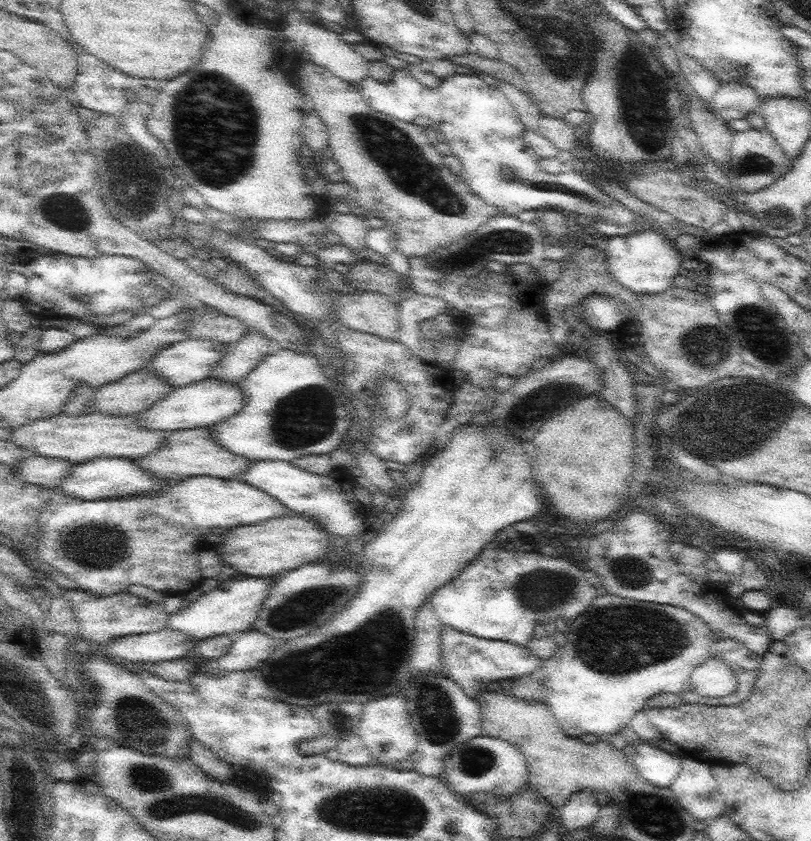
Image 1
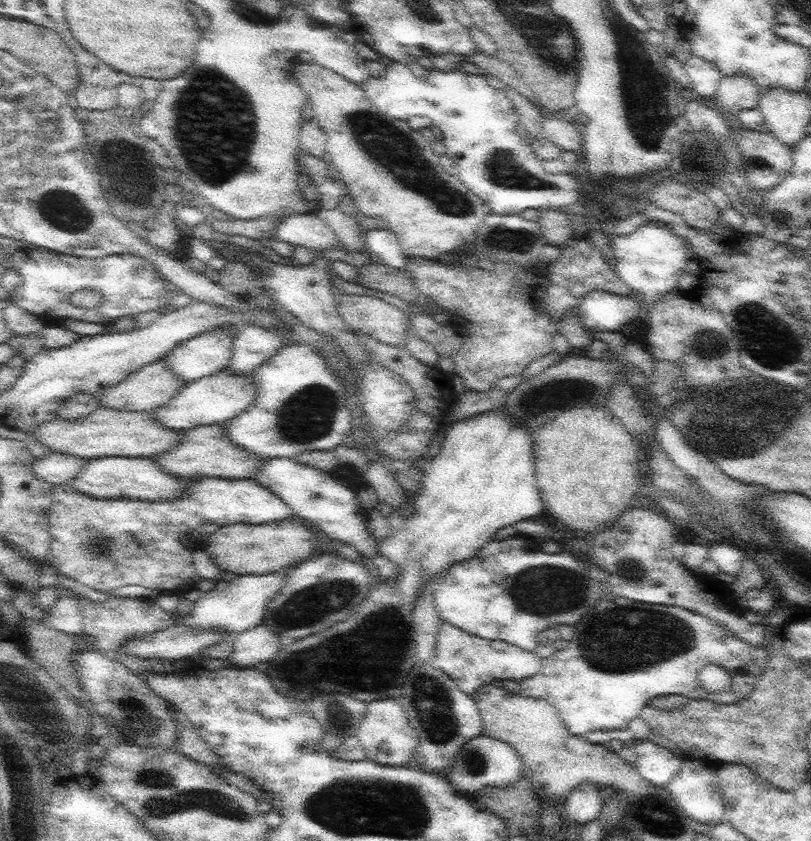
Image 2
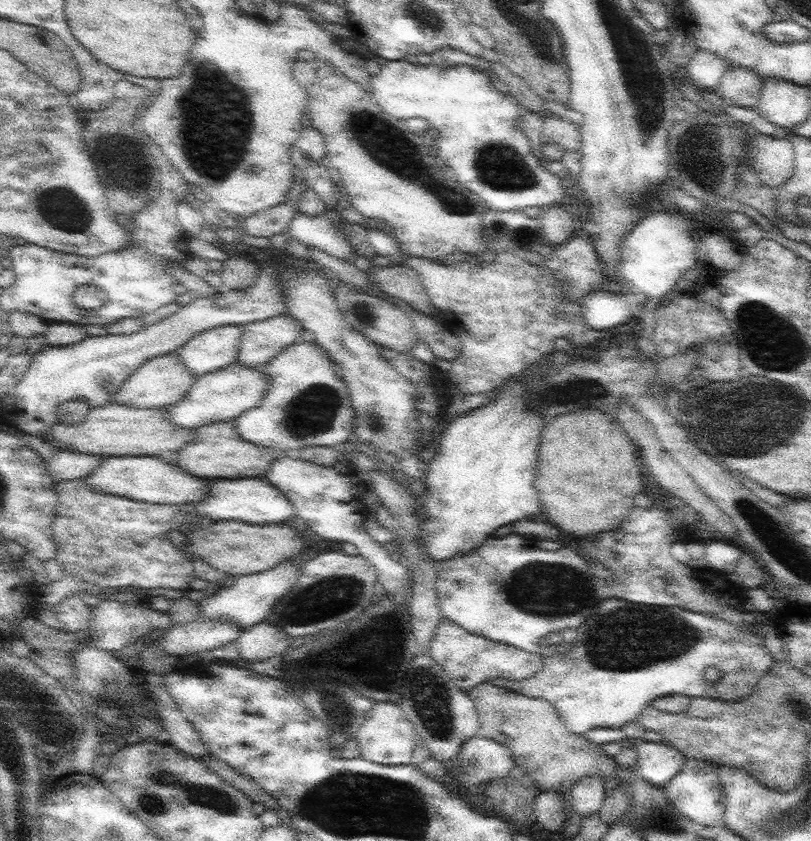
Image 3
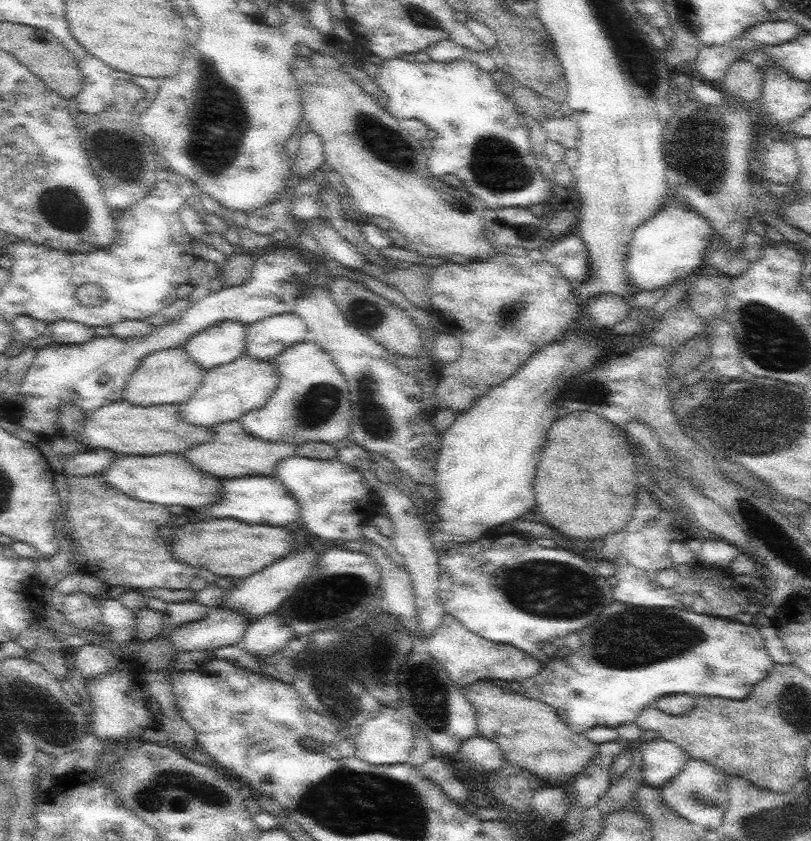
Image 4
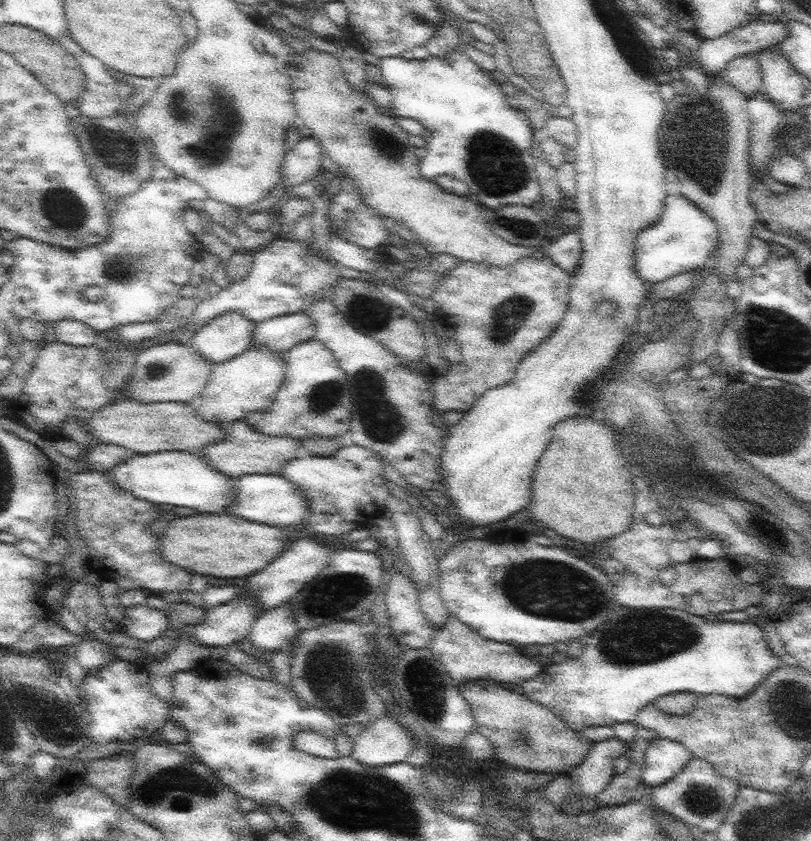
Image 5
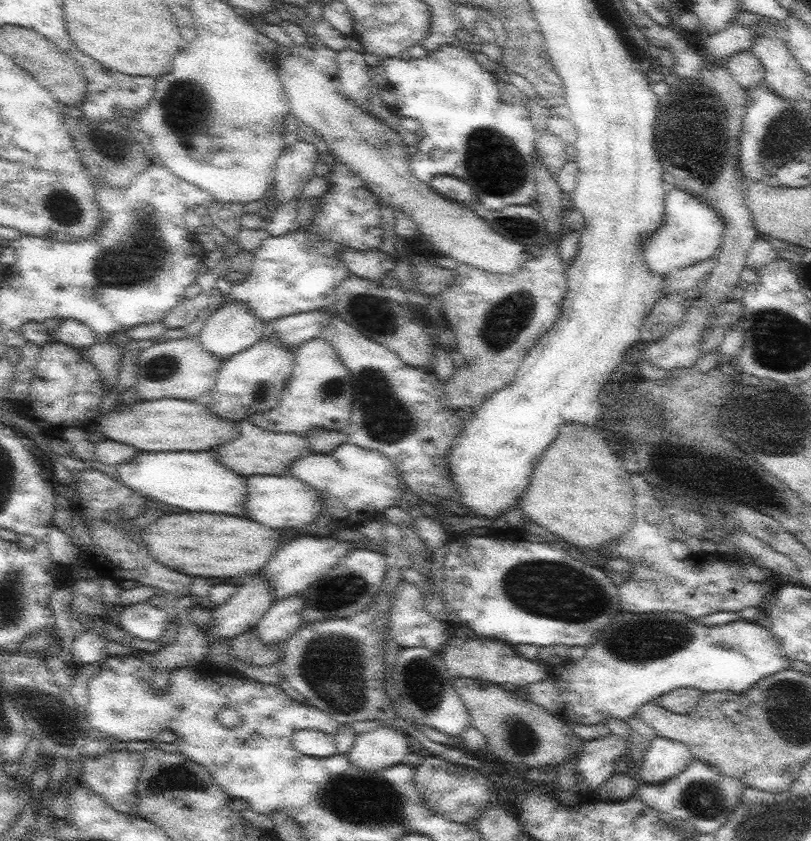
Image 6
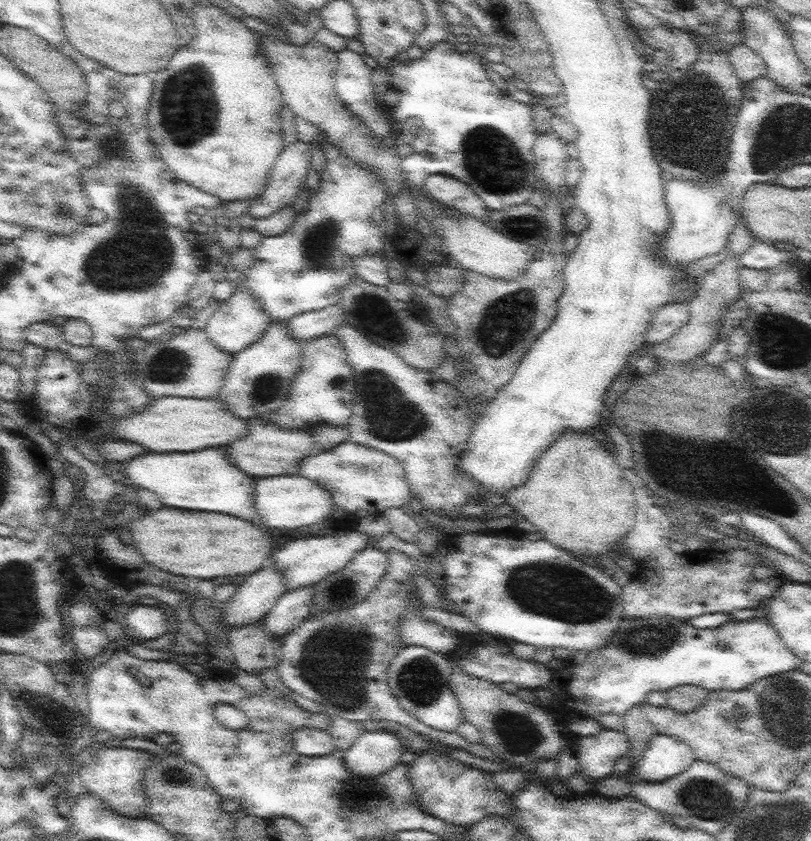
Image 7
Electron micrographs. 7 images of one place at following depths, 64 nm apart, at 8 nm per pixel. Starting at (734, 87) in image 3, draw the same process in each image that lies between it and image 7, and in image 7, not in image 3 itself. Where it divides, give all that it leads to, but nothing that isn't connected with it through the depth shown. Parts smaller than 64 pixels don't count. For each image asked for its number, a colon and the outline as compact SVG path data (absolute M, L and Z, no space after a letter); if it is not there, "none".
4: M735 60L729 66L725 78L717 84L717 90L735 100L741 100L751 108L751 104L755 104L761 98L763 70L751 62Z
5: M755 54L739 56L731 60L725 68L723 78L731 86L735 86L741 94L745 94L749 100L755 94L759 94L759 90L763 88L763 72L761 72L761 64L757 62Z
6: M743 50L733 54L727 62L725 62L729 74L733 76L733 80L743 88L743 90L753 90L755 86L759 86L765 78L765 70L761 60L751 52L751 50Z
7: M739 44L739 46L731 48L727 58L729 58L729 64L731 64L735 76L743 84L755 82L757 78L767 74L767 66L765 66L763 58L757 52L753 52L749 46L745 46L745 44Z

